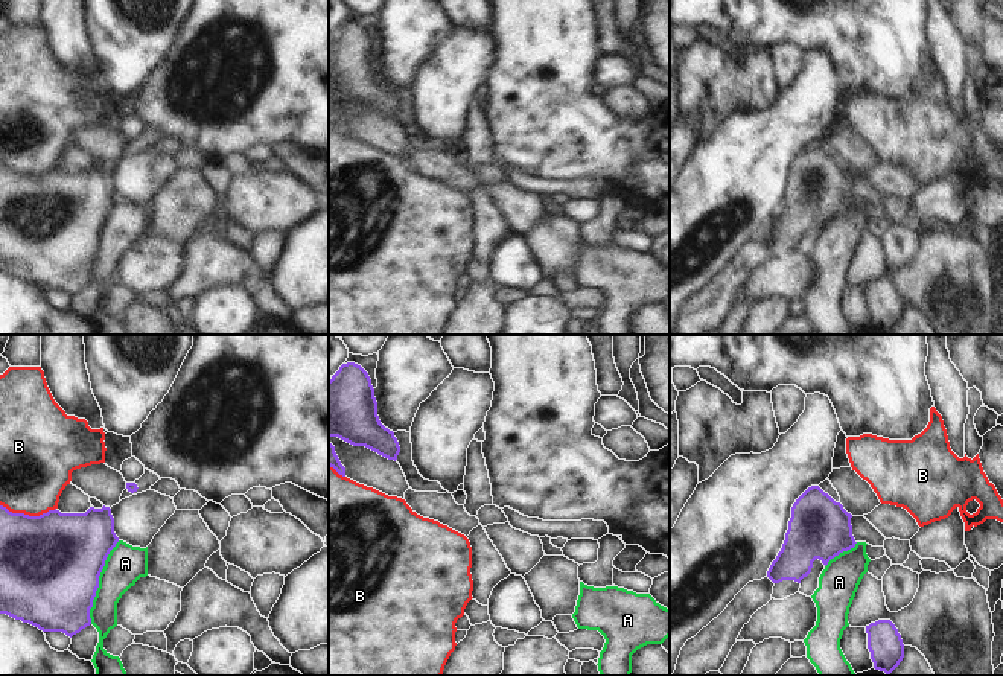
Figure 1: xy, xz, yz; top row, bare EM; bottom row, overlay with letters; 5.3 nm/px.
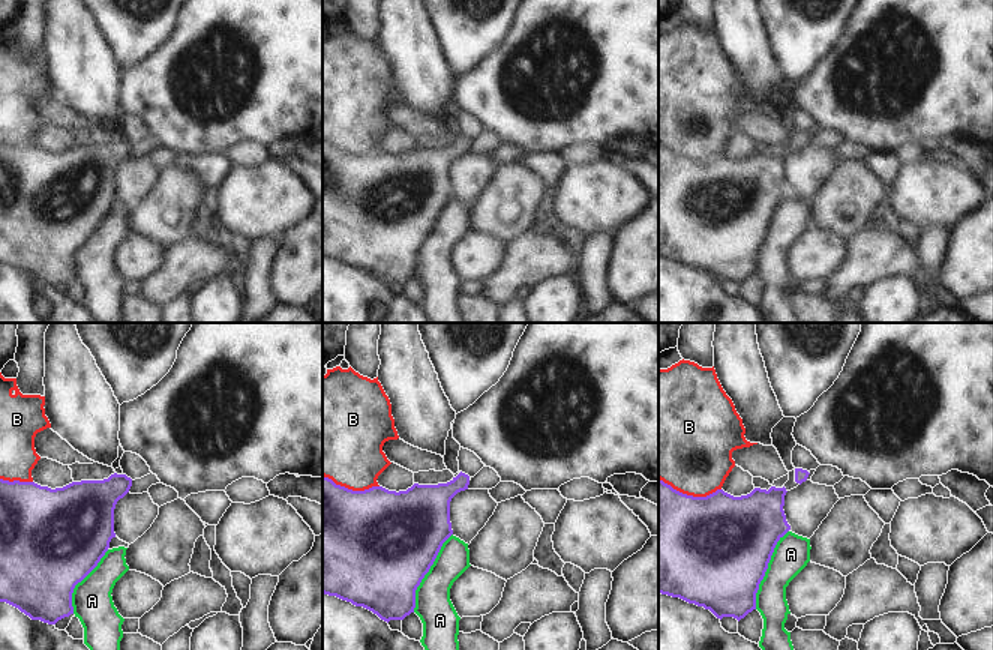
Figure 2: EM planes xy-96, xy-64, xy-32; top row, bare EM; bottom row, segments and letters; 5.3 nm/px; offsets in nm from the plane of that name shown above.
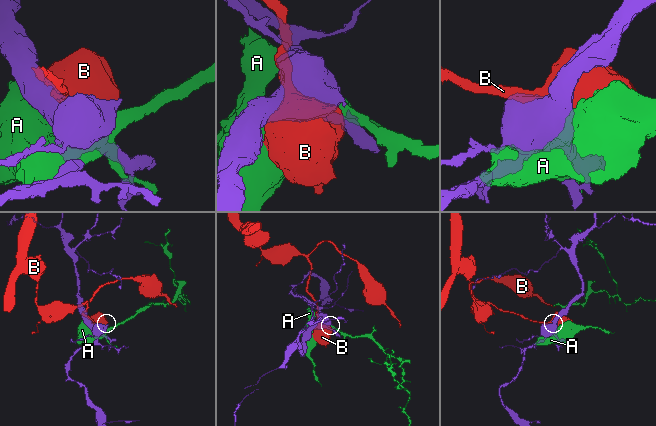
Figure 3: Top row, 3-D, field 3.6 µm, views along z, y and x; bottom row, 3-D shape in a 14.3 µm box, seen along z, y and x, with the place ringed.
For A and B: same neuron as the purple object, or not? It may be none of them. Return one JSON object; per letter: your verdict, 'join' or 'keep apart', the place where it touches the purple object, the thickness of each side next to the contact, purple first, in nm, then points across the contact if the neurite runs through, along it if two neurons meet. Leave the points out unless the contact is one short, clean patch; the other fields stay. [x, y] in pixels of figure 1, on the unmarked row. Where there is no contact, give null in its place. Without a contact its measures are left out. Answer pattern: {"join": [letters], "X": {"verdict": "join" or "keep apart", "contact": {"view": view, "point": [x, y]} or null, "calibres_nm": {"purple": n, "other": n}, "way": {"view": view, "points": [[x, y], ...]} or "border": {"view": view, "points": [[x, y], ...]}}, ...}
{"join": [], "A": {"verdict": "keep apart", "contact": {"view": "xy", "point": [98, 241]}, "calibres_nm": {"purple": 500, "other": 200}}, "B": {"verdict": "keep apart", "contact": {"view": "xy", "point": [28, 174]}, "calibres_nm": {"purple": 460, "other": 360}}}

